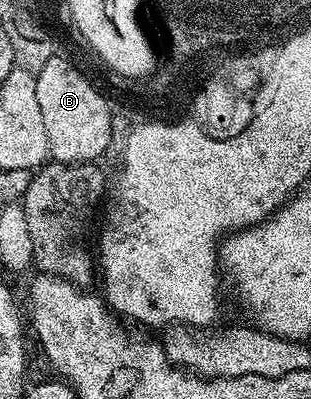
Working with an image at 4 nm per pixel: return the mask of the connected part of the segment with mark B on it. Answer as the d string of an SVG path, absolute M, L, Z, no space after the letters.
M55 53L35 74L37 104L40 105L44 128L47 133L49 158L56 163L92 163L101 160L101 155L109 149L114 139L112 121L115 116L110 112L110 103L93 87L91 80L84 73L76 73L73 62L69 58L61 59L61 54Z

